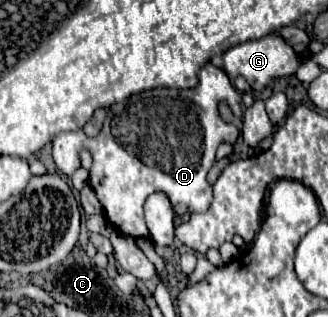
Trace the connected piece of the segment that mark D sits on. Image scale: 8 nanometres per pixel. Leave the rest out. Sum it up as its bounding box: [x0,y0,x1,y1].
[52,63,242,239]

